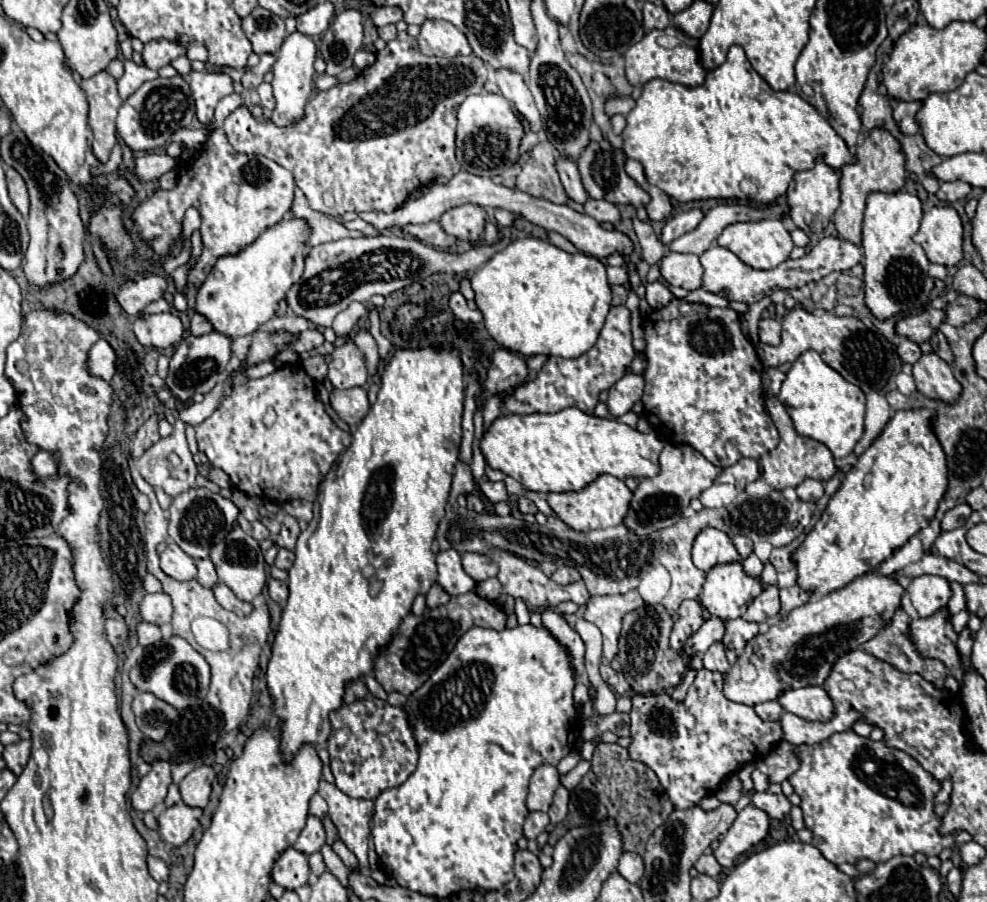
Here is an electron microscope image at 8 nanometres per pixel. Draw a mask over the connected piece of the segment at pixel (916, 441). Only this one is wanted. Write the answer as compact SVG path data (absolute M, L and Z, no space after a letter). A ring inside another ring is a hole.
M930 409L896 411L880 437L848 471L842 487L830 497L820 521L814 525L810 535L806 535L804 543L792 553L792 561L798 571L796 583L804 591L826 595L848 585L854 577L864 575L882 561L890 559L898 547L902 547L912 535L930 523L948 487L946 455L932 431L932 419L934 411Z

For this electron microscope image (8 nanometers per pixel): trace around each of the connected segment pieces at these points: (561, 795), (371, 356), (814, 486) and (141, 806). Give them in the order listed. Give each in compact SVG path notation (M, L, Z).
M562 785L556 789L556 795L554 795L554 801L548 809L548 815L550 815L550 823L552 825L558 825L564 821L568 813L568 789L564 789Z
M358 329L354 335L352 335L352 341L358 345L358 349L362 351L364 359L366 359L366 367L368 367L368 373L374 375L378 371L378 363L380 363L380 357L378 357L378 345L374 341L374 337L364 331L364 329Z
M804 479L798 487L796 487L798 499L802 501L818 501L824 495L824 485L822 481L816 479Z
M156 761L152 765L152 771L140 779L140 785L130 797L130 803L136 811L152 811L158 803L166 799L168 785L172 783L172 773L170 773L170 763L168 761Z

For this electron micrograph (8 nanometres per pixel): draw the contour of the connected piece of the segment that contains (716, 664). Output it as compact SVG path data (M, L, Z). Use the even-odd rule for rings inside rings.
M714 643L714 645L702 655L702 663L704 663L704 669L708 669L708 671L726 673L726 671L730 669L730 663L728 663L728 659L726 659L726 653L724 653L722 643Z

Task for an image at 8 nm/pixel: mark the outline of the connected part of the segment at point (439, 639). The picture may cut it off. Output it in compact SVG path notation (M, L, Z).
M476 591L452 597L448 605L426 609L422 617L408 613L402 619L400 631L394 635L390 645L378 655L374 663L374 677L386 689L386 693L398 691L402 695L414 693L438 665L452 653L458 637L472 627L486 627L502 631L506 627L506 613L492 601L482 599Z

